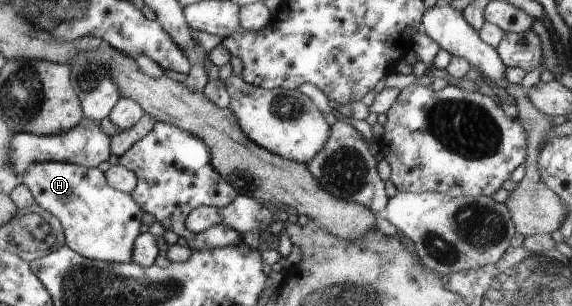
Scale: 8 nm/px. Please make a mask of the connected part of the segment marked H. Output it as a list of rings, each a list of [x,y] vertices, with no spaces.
[[[34,162],[22,174],[22,179],[36,203],[60,220],[66,246],[91,260],[131,261],[143,211],[133,196],[114,188],[104,172],[78,164]]]

